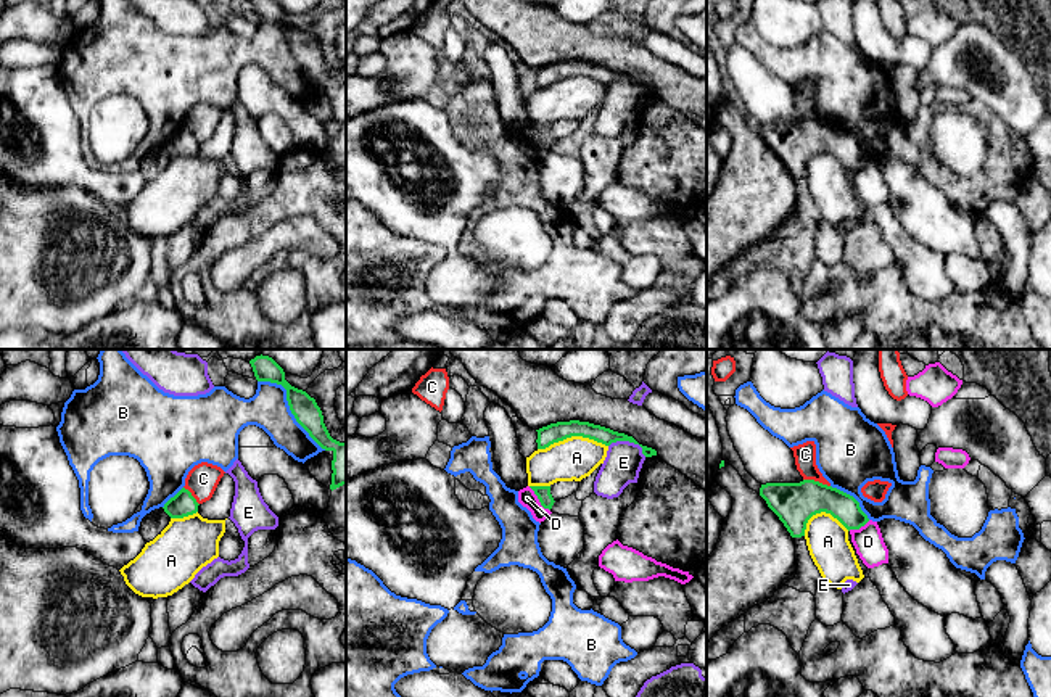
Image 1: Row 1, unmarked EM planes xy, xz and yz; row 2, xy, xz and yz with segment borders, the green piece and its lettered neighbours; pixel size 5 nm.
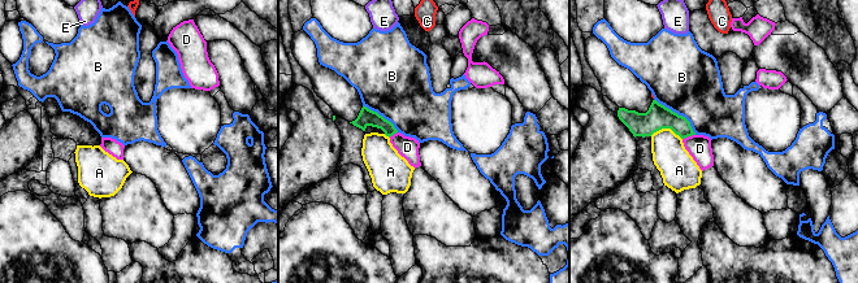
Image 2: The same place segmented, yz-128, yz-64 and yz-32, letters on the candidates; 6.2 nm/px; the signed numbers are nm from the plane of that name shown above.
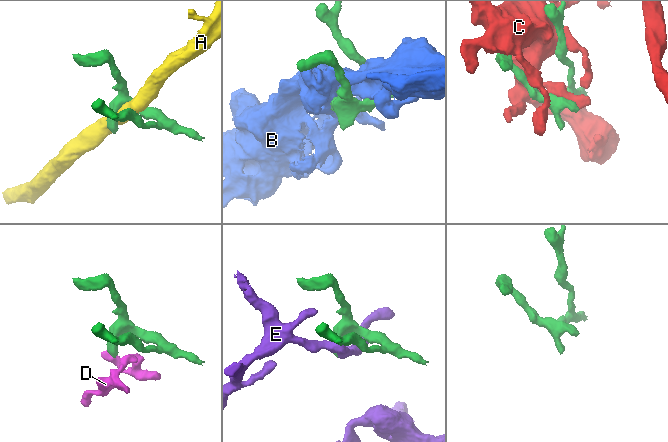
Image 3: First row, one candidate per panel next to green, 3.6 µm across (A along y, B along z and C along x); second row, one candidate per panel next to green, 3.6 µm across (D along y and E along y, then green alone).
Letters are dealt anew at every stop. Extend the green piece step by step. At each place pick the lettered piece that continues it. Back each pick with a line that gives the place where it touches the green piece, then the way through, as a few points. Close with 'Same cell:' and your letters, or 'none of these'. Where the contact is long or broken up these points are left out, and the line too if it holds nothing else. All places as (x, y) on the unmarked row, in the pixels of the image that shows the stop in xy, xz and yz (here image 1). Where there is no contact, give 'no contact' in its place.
Same cell: none of these

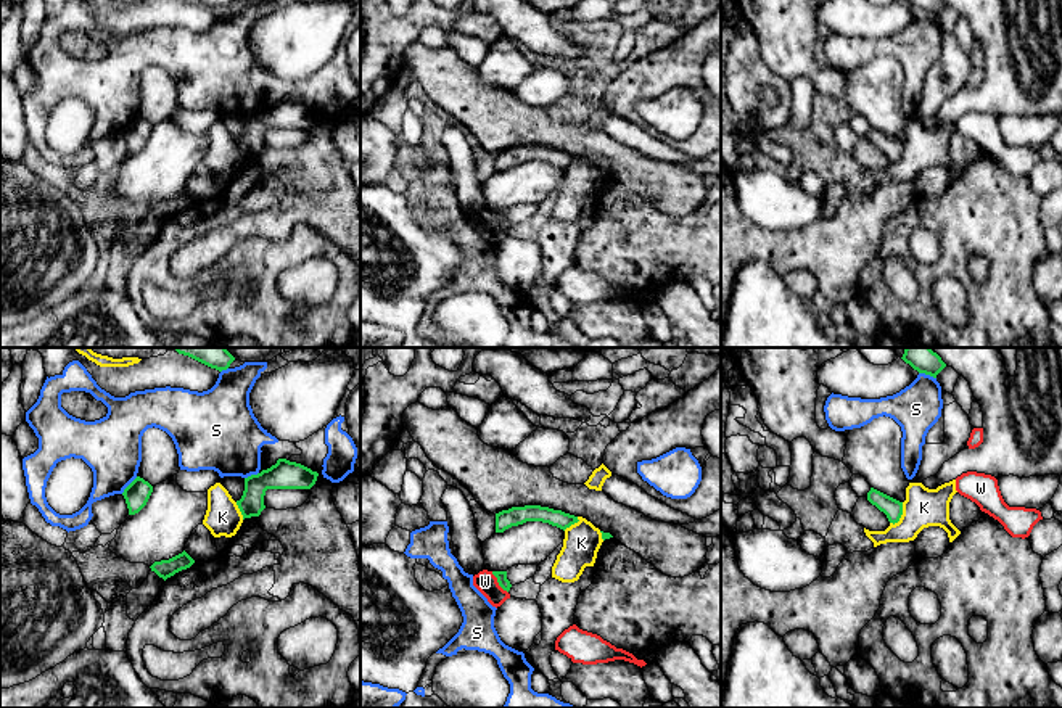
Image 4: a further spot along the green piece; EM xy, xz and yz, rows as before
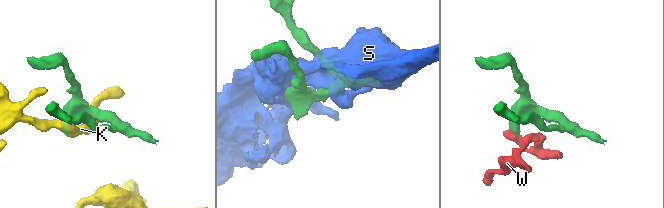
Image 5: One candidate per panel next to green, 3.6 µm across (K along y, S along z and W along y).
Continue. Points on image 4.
Same cell: none of these

